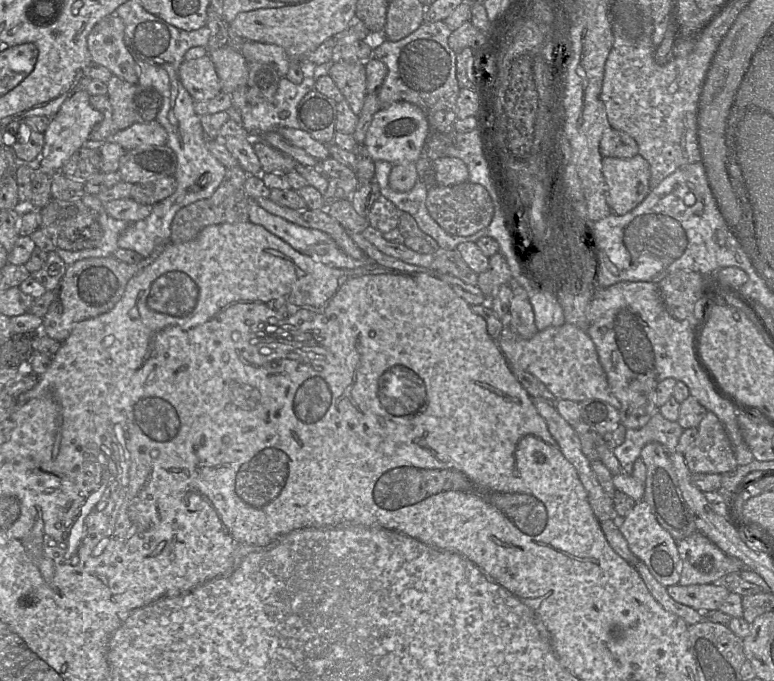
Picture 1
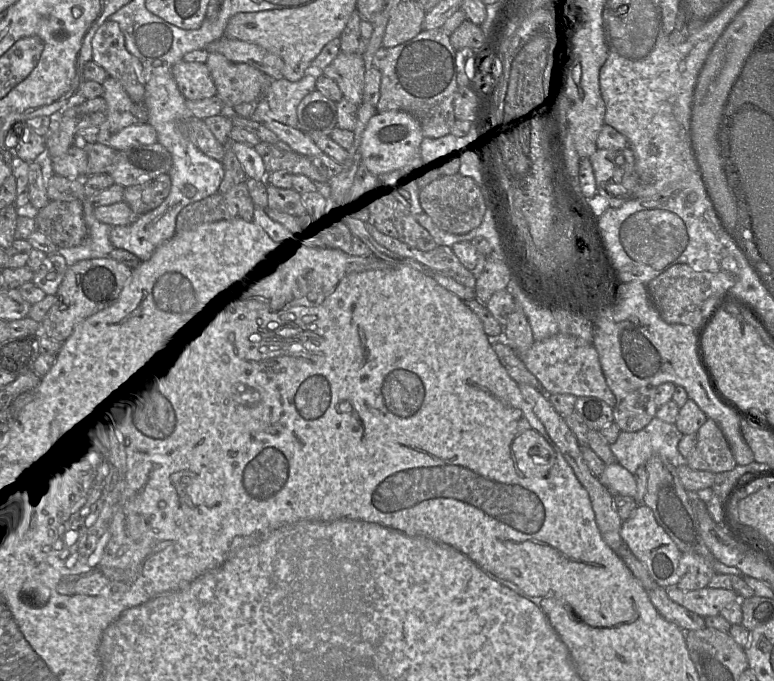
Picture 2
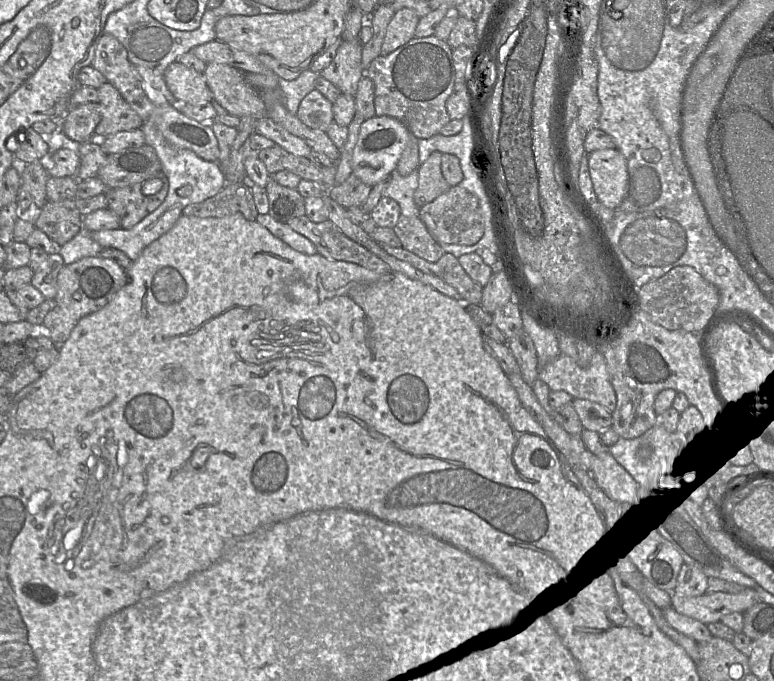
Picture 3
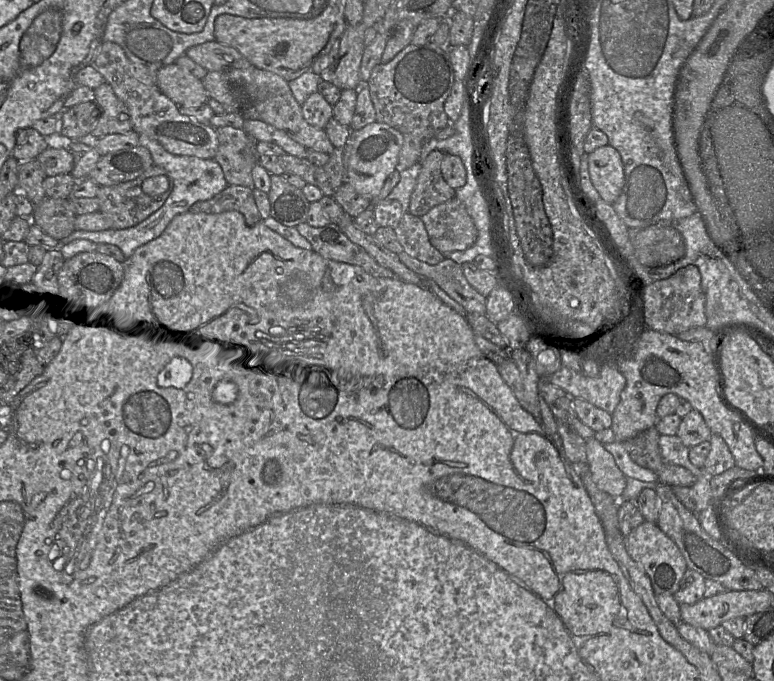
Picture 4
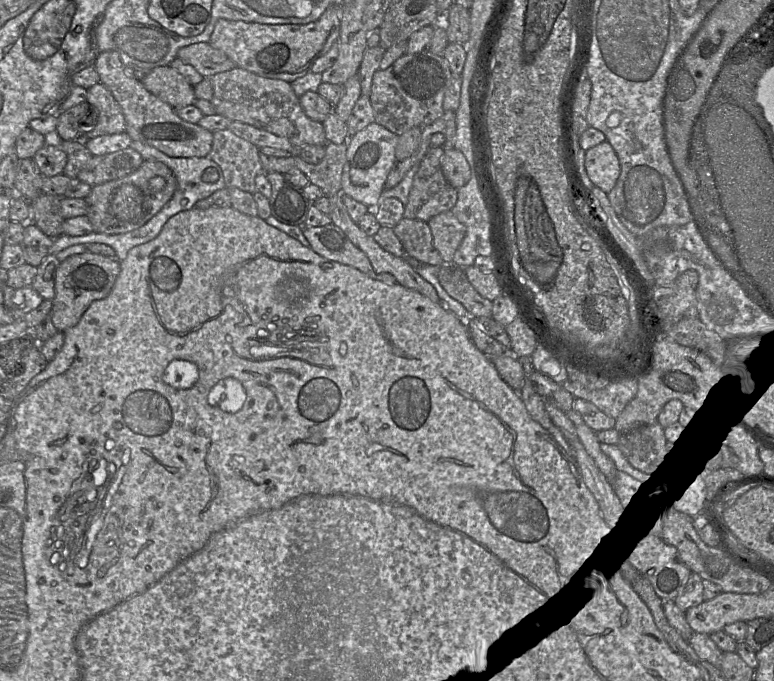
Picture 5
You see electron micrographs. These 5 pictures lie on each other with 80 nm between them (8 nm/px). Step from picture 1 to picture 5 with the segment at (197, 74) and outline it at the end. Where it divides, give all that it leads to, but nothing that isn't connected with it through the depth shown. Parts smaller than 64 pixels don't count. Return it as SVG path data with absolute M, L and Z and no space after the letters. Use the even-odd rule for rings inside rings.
M171 66L152 69L141 79L141 82L150 93L174 109L194 105L197 100L194 86Z

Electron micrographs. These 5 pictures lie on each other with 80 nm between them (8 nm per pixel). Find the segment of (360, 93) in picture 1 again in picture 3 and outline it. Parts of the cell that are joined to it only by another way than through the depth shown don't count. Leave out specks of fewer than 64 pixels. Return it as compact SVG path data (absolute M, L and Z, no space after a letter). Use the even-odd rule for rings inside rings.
M342 41L330 65L319 75L333 83L343 94L355 96L360 80L365 76L360 41Z

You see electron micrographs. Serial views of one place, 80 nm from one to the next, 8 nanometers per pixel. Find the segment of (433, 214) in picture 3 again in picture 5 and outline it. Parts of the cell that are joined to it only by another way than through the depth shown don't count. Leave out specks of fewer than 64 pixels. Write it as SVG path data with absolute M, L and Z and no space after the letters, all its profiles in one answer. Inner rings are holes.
M451 210L432 217L428 222L433 236L434 247L444 263L453 263L454 254L461 245L466 227Z

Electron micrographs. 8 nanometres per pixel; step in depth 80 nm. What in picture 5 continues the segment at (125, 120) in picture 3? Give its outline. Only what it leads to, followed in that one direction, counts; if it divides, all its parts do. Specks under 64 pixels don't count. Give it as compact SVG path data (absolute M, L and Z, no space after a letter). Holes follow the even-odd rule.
M98 83L87 89L87 103L96 114L96 126L85 134L88 140L102 135L121 134L126 131L123 111L111 92Z

